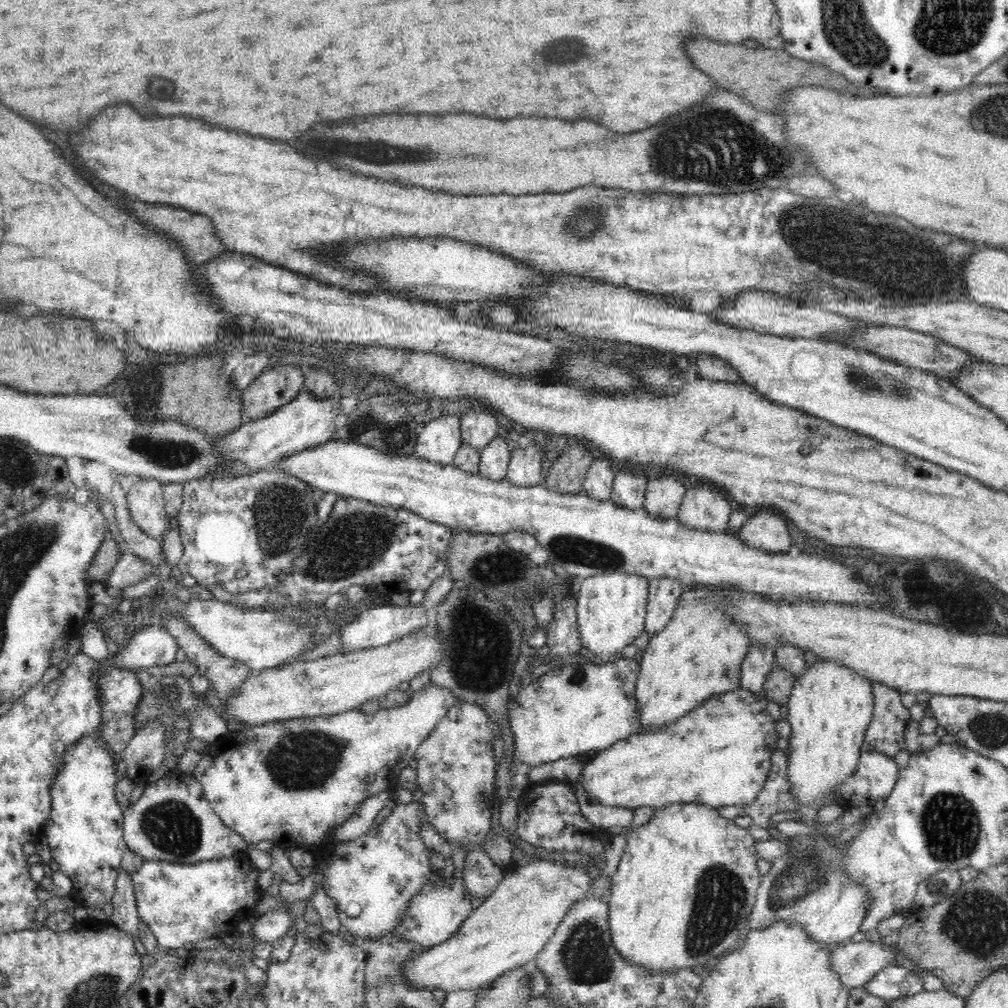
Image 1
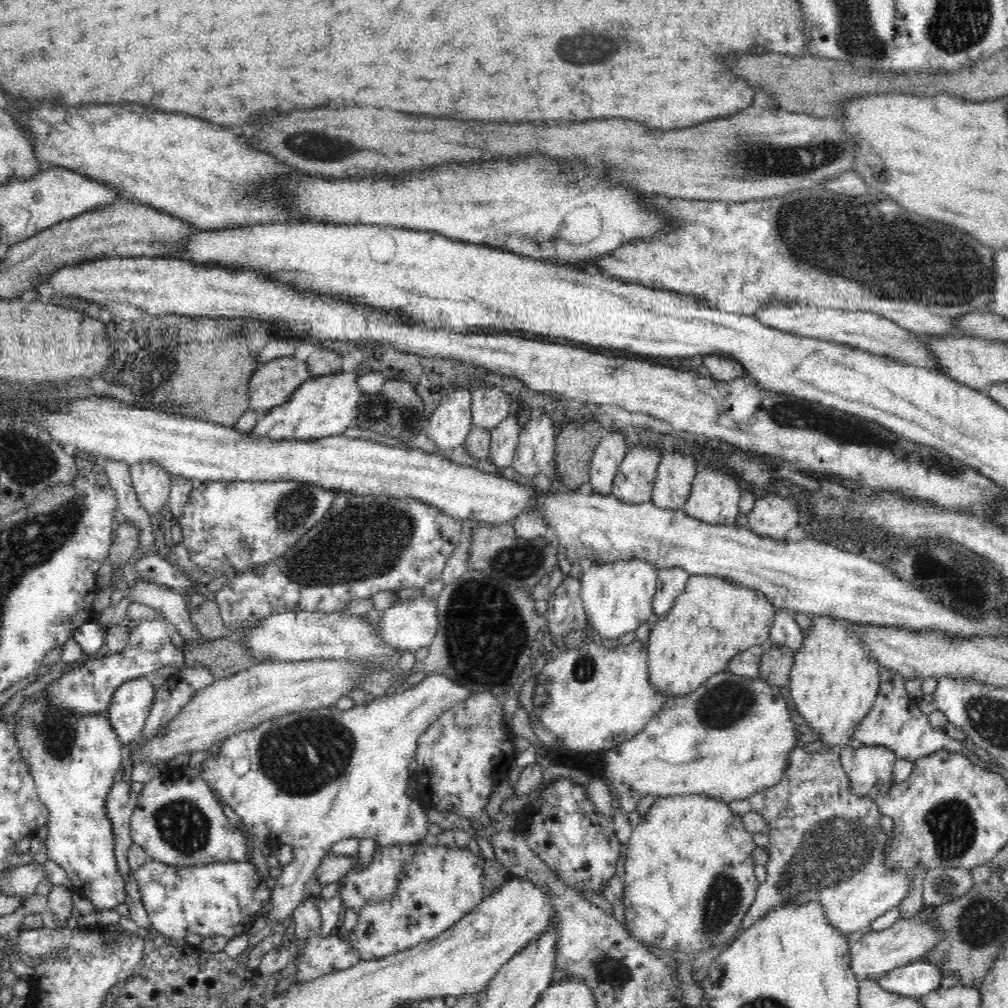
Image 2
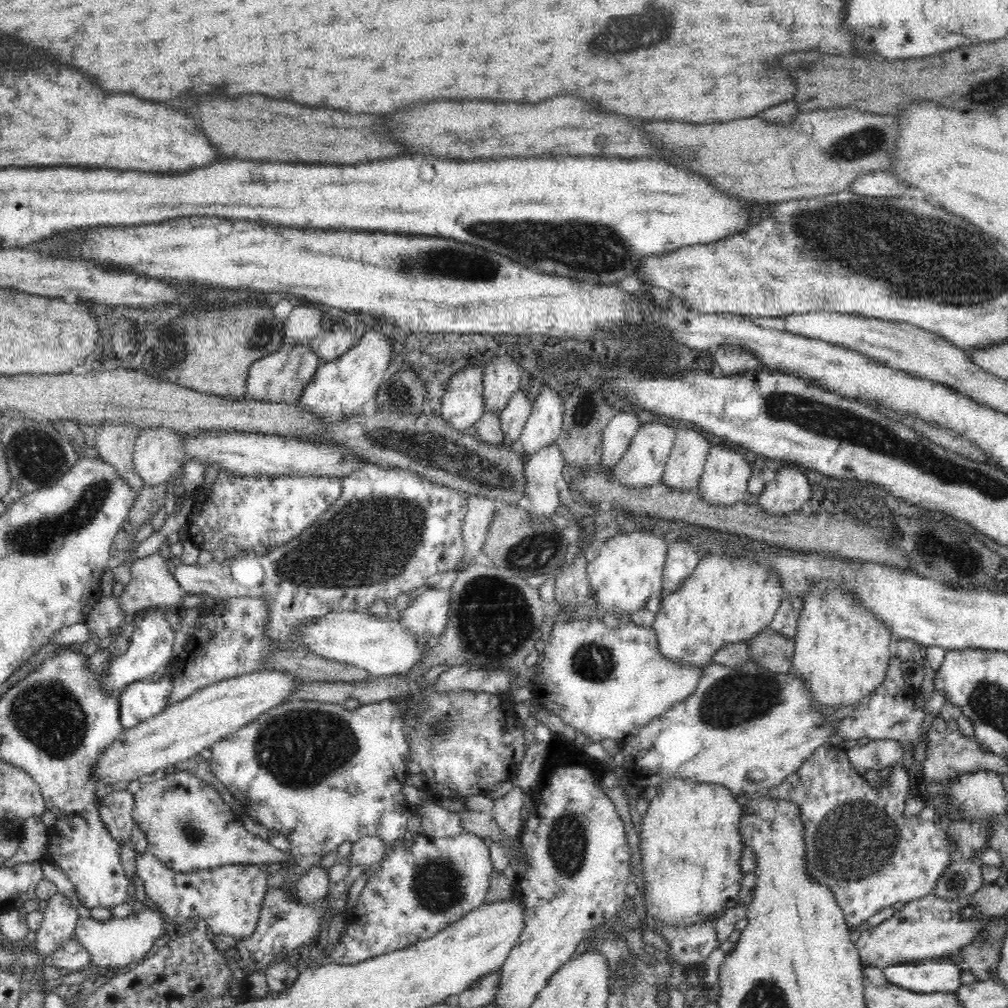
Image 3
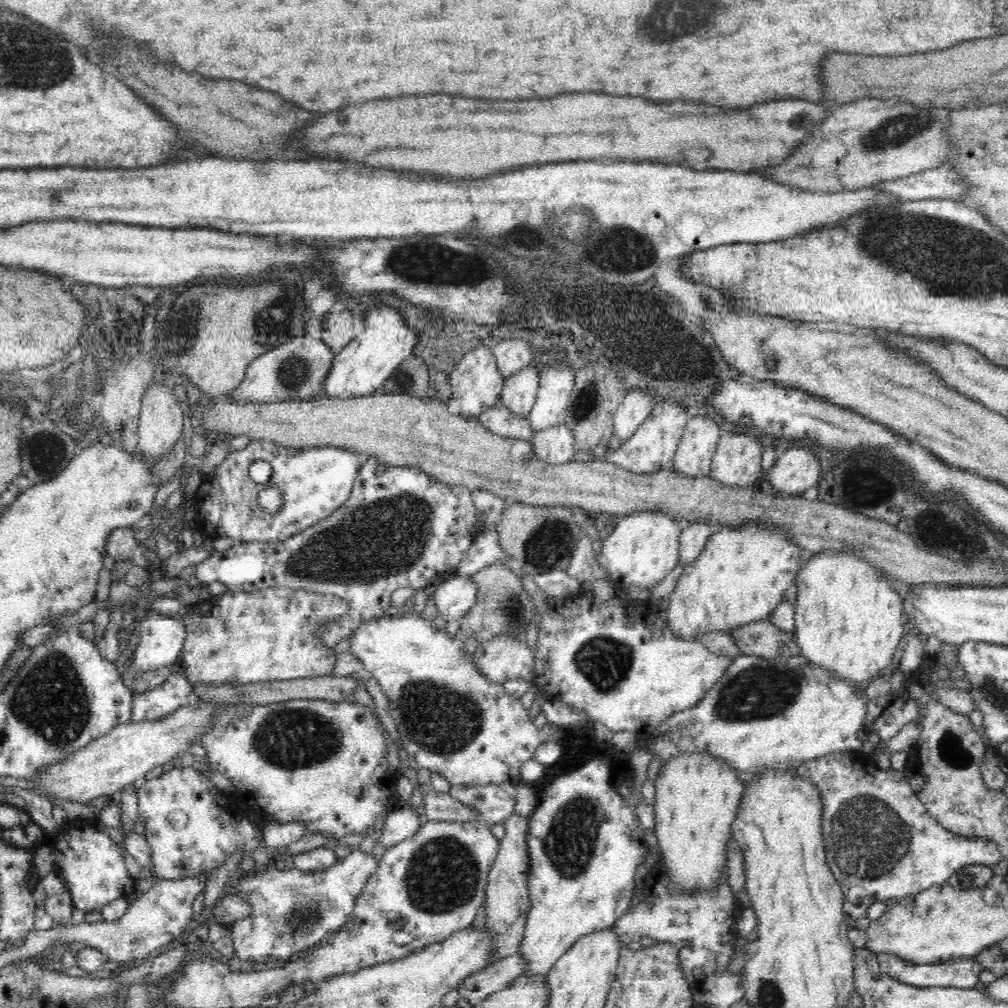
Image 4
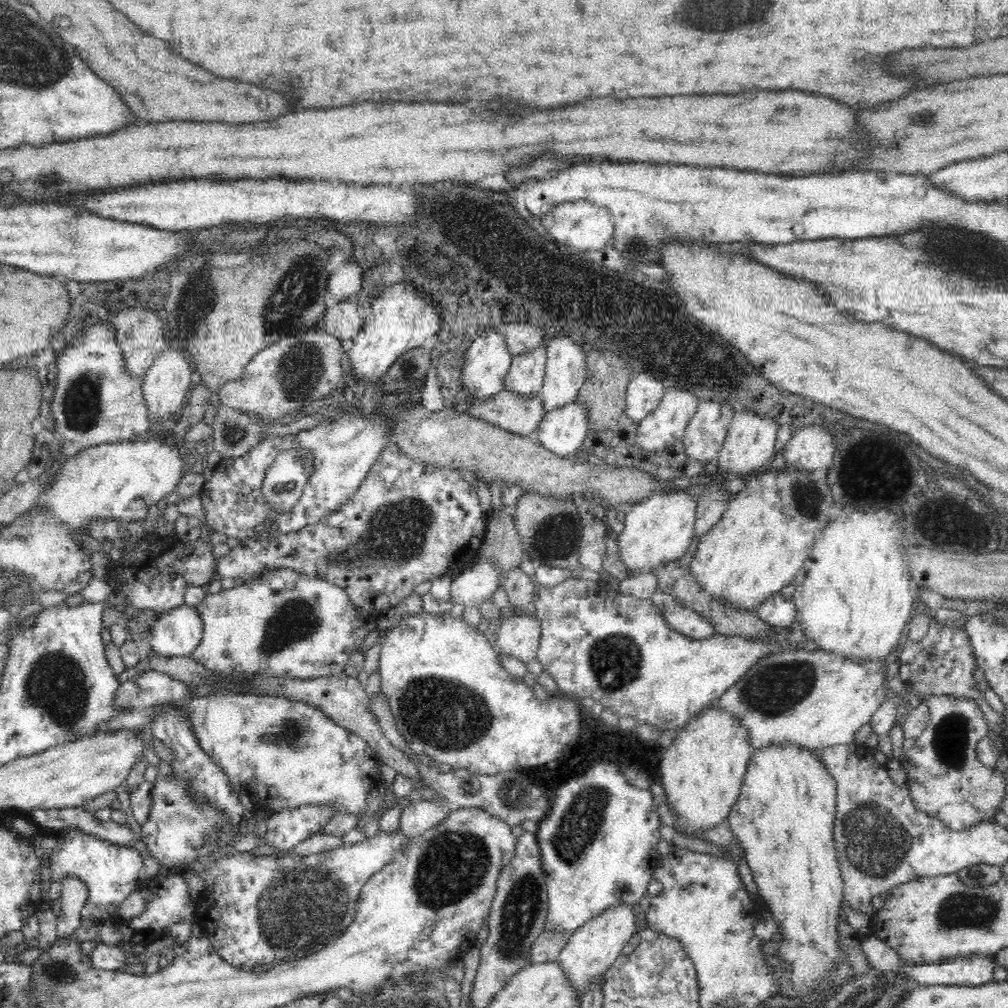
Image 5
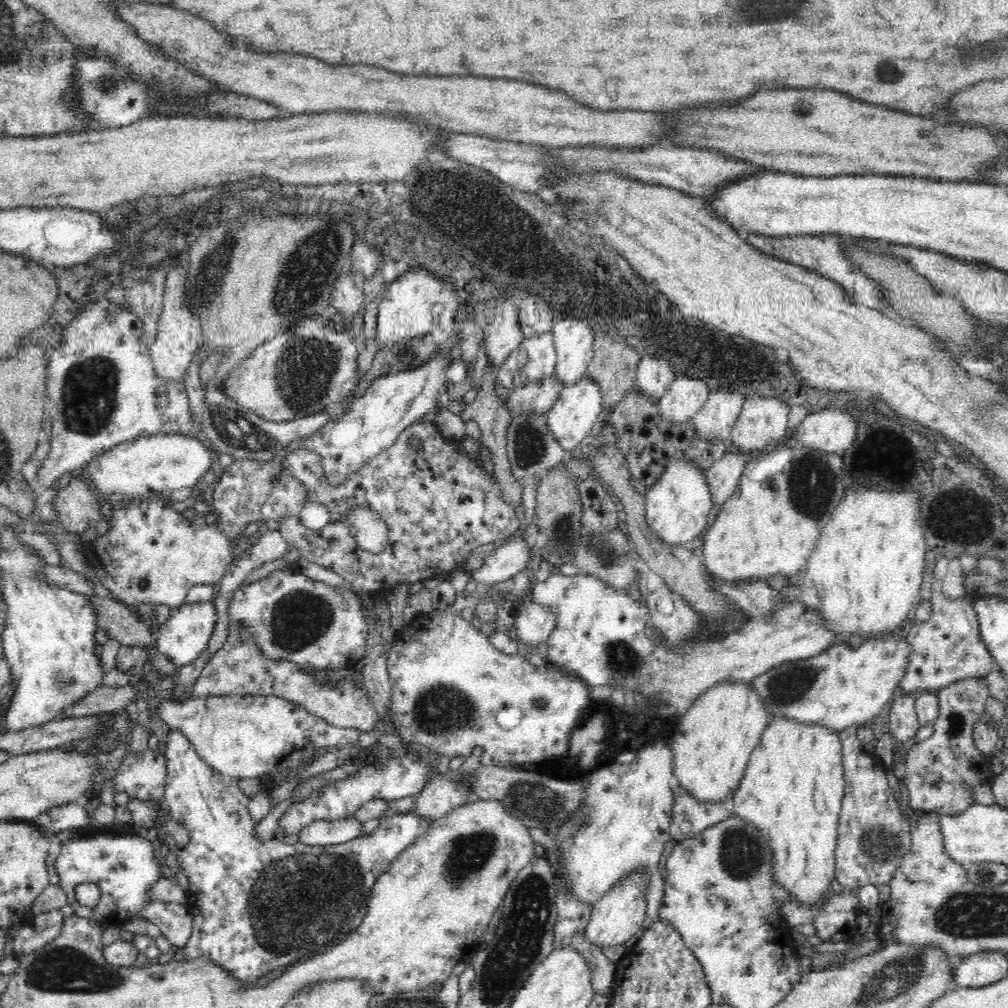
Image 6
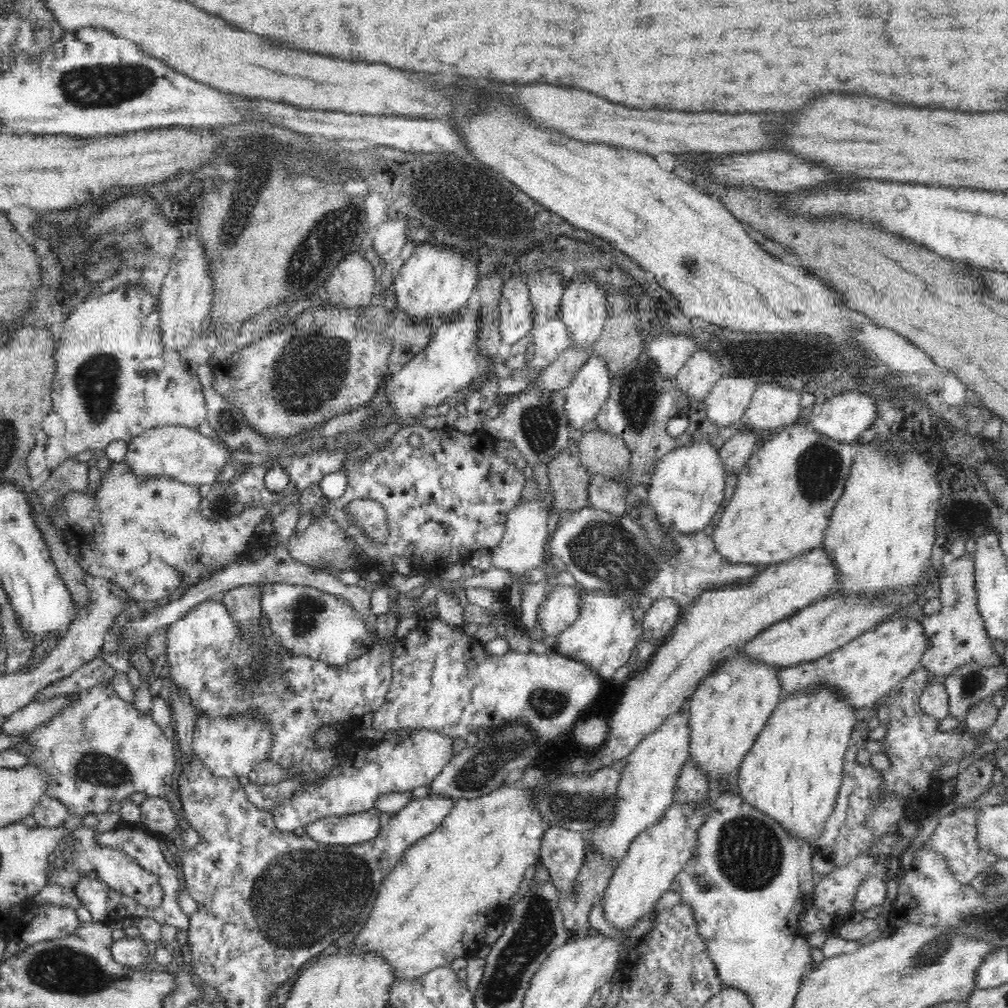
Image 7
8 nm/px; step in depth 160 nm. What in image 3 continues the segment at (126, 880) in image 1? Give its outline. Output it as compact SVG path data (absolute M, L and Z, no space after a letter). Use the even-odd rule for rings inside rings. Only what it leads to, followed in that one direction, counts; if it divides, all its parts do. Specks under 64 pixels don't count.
M124 789L113 791L99 801L99 816L108 833L121 844L130 838L135 821L132 819L134 795Z

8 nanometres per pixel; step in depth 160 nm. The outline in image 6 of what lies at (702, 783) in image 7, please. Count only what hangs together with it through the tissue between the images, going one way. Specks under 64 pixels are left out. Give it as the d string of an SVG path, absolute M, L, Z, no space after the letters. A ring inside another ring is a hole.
M676 777L671 781L674 802L671 814L670 836L675 841L692 838L700 831L708 830L716 822L733 814L718 801L704 801L682 787Z

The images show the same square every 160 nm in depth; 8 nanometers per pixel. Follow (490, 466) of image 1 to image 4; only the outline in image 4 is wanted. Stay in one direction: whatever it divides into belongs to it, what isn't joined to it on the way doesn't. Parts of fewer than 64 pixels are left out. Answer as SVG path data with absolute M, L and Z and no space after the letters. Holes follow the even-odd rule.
M527 364L505 380L501 399L515 414L526 418L531 414L539 388L540 370Z

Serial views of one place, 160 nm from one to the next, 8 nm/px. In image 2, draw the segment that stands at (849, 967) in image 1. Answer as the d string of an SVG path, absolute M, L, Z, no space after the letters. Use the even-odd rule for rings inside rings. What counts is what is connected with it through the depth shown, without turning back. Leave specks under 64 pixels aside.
M926 905L917 914L910 918L899 918L896 923L885 930L870 931L863 935L858 942L849 943L852 969L859 979L878 979L889 970L906 966L910 963L924 961L932 949L947 938L946 931L940 929L940 923L936 919L936 906Z

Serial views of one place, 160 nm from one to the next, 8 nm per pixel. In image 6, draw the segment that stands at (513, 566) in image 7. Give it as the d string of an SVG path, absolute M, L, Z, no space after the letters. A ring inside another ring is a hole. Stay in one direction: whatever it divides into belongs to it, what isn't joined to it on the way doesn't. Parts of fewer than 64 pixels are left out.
M522 533L511 536L508 542L504 542L493 554L486 560L486 563L480 570L472 571L474 579L489 588L524 570L528 570L528 564L532 560L532 548Z

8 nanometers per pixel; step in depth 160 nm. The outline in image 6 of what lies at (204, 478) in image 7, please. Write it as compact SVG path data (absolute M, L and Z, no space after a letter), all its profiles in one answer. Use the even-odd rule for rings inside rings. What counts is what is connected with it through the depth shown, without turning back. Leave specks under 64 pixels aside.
M158 433L144 435L120 443L104 452L102 456L92 458L84 467L82 477L86 477L92 490L99 492L100 502L126 503L133 498L146 498L162 490L178 490L196 486L202 476L210 470L214 462L214 453L198 437L180 433Z

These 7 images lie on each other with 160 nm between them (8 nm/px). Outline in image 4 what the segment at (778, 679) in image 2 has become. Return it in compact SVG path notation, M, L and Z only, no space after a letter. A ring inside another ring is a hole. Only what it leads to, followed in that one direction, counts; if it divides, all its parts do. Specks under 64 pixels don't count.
M760 619L732 627L727 635L735 642L742 655L756 655L765 659L788 658L800 653L794 631L785 631L769 619Z

